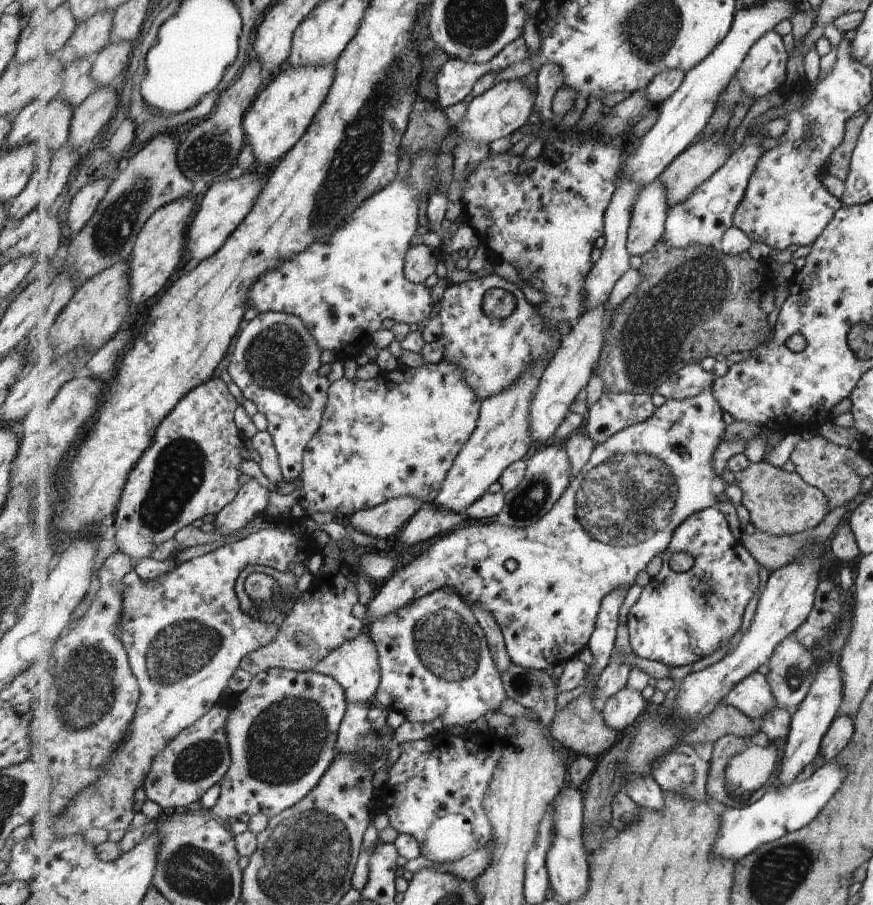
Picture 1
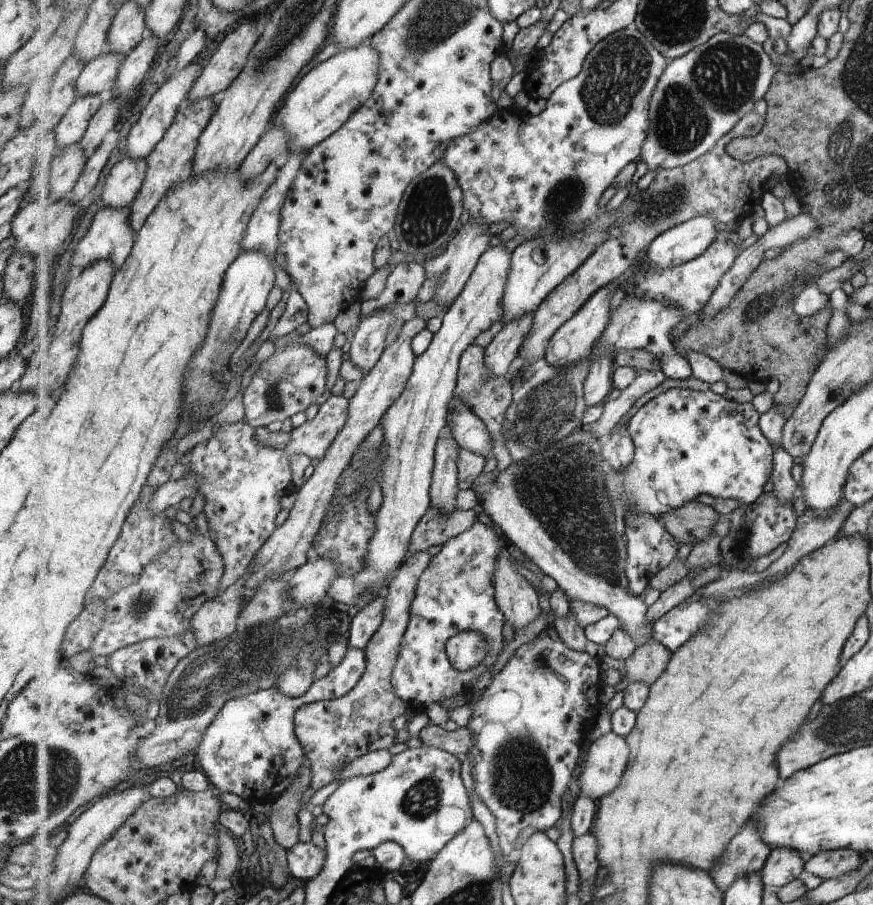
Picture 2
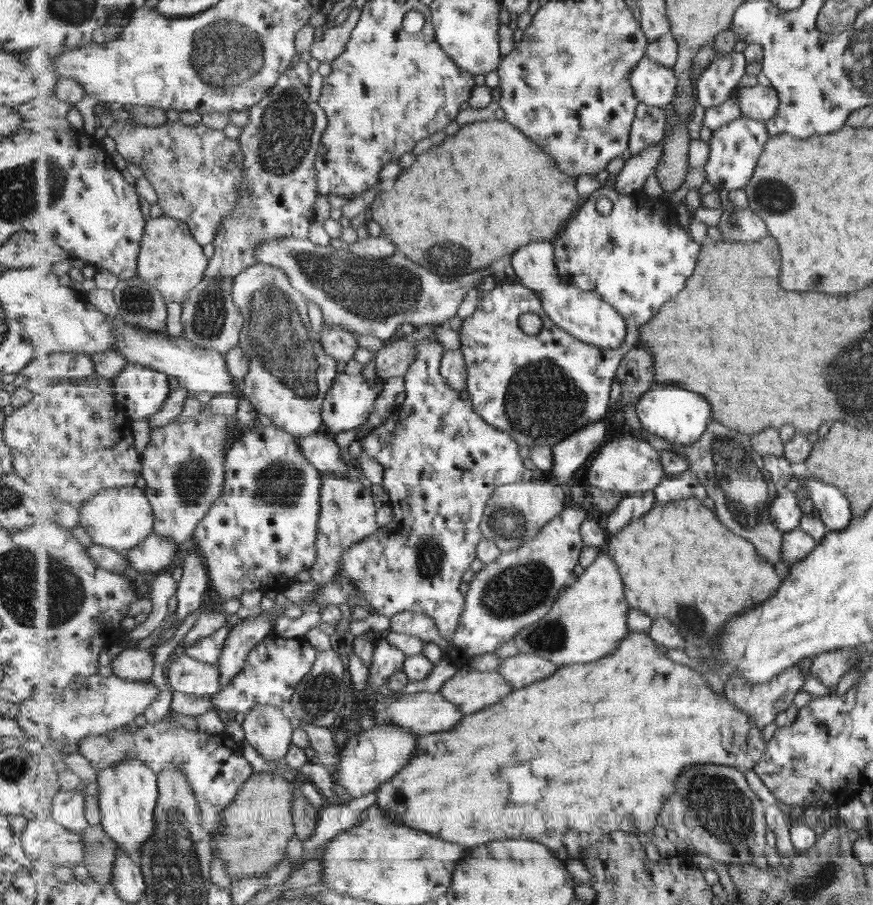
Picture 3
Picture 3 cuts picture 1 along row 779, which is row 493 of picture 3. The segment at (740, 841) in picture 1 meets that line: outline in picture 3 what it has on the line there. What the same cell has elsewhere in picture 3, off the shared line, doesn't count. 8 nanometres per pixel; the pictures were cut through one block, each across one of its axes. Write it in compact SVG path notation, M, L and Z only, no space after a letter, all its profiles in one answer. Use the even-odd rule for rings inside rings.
M811 474L799 476L797 480L800 486L796 492L799 492L799 489L807 489L809 497L813 499L815 511L830 531L841 532L851 524L855 517L851 511L851 501L839 487L819 481Z

